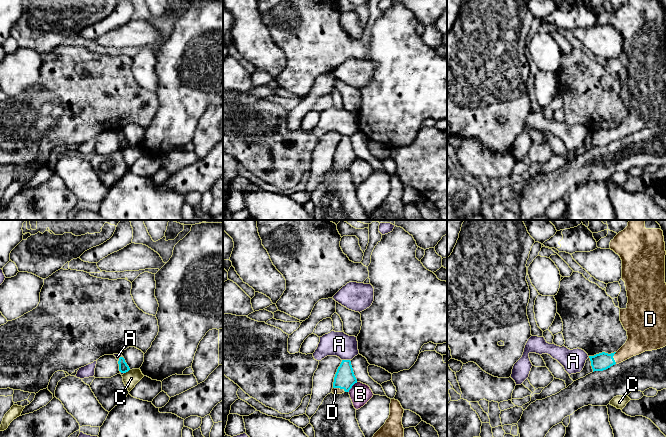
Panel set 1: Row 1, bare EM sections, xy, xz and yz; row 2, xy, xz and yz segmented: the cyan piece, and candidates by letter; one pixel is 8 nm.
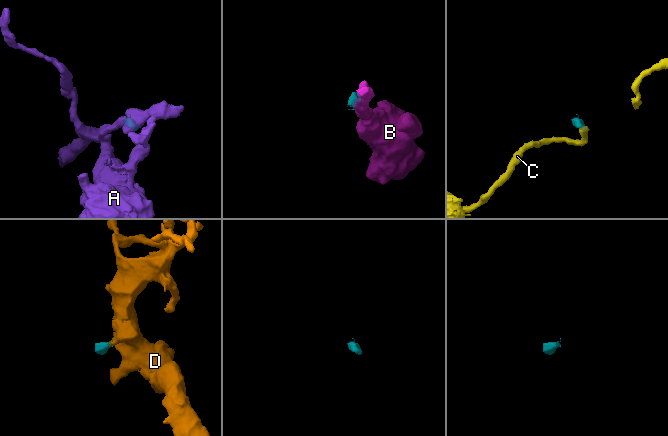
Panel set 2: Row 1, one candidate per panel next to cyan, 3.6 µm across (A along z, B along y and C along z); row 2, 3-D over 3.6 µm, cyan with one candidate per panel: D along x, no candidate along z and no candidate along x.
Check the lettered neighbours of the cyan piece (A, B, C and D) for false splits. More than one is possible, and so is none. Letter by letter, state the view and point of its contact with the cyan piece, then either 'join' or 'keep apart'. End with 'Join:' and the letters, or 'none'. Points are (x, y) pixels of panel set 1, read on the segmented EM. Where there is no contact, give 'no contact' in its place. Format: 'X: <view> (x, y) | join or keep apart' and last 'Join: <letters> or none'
A: xz (346, 360) | keep apart
B: xz (352, 385) | keep apart
C: xy (126, 371) | keep apart
D: xz (339, 387) | join
Join: D

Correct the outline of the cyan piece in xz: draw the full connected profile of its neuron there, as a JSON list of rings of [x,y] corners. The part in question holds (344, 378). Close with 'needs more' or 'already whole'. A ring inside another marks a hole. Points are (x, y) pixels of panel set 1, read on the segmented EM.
[[[342,360],[334,377],[333,394],[349,392],[352,386],[357,383],[350,360]]] | needs more

